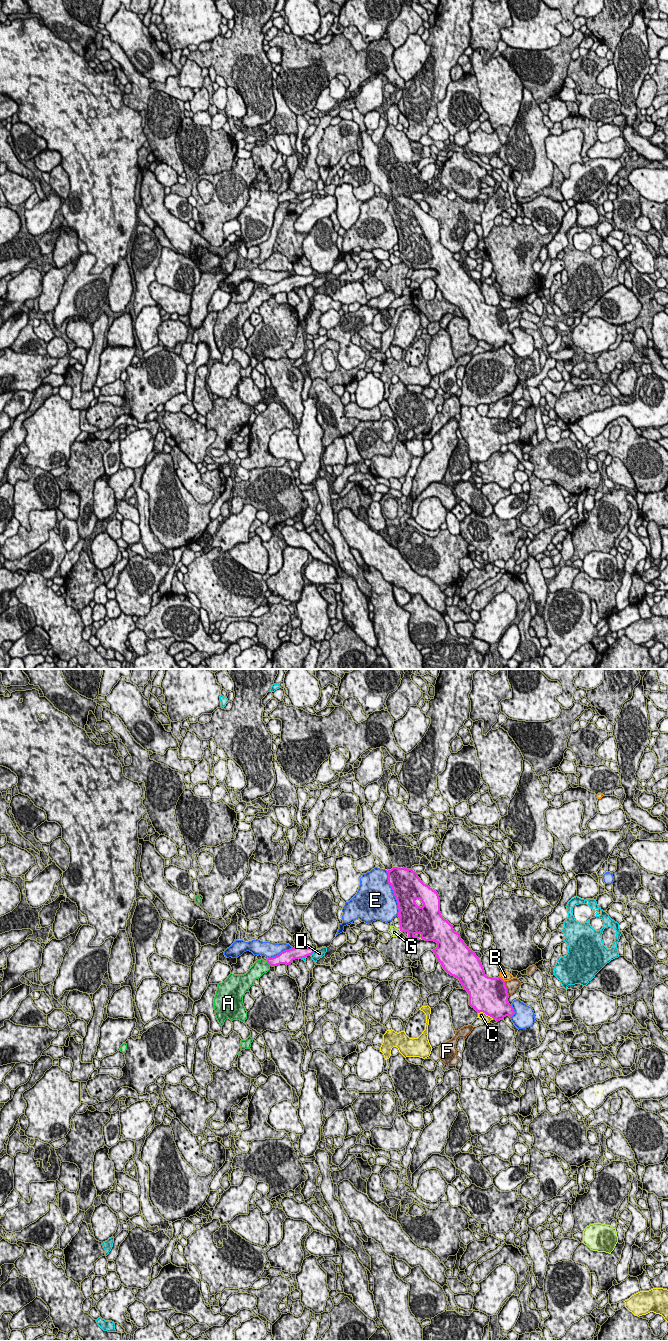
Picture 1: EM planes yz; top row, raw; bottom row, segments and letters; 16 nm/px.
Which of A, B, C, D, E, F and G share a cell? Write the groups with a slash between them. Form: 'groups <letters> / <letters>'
groups A / B / C / D / E / F / G

